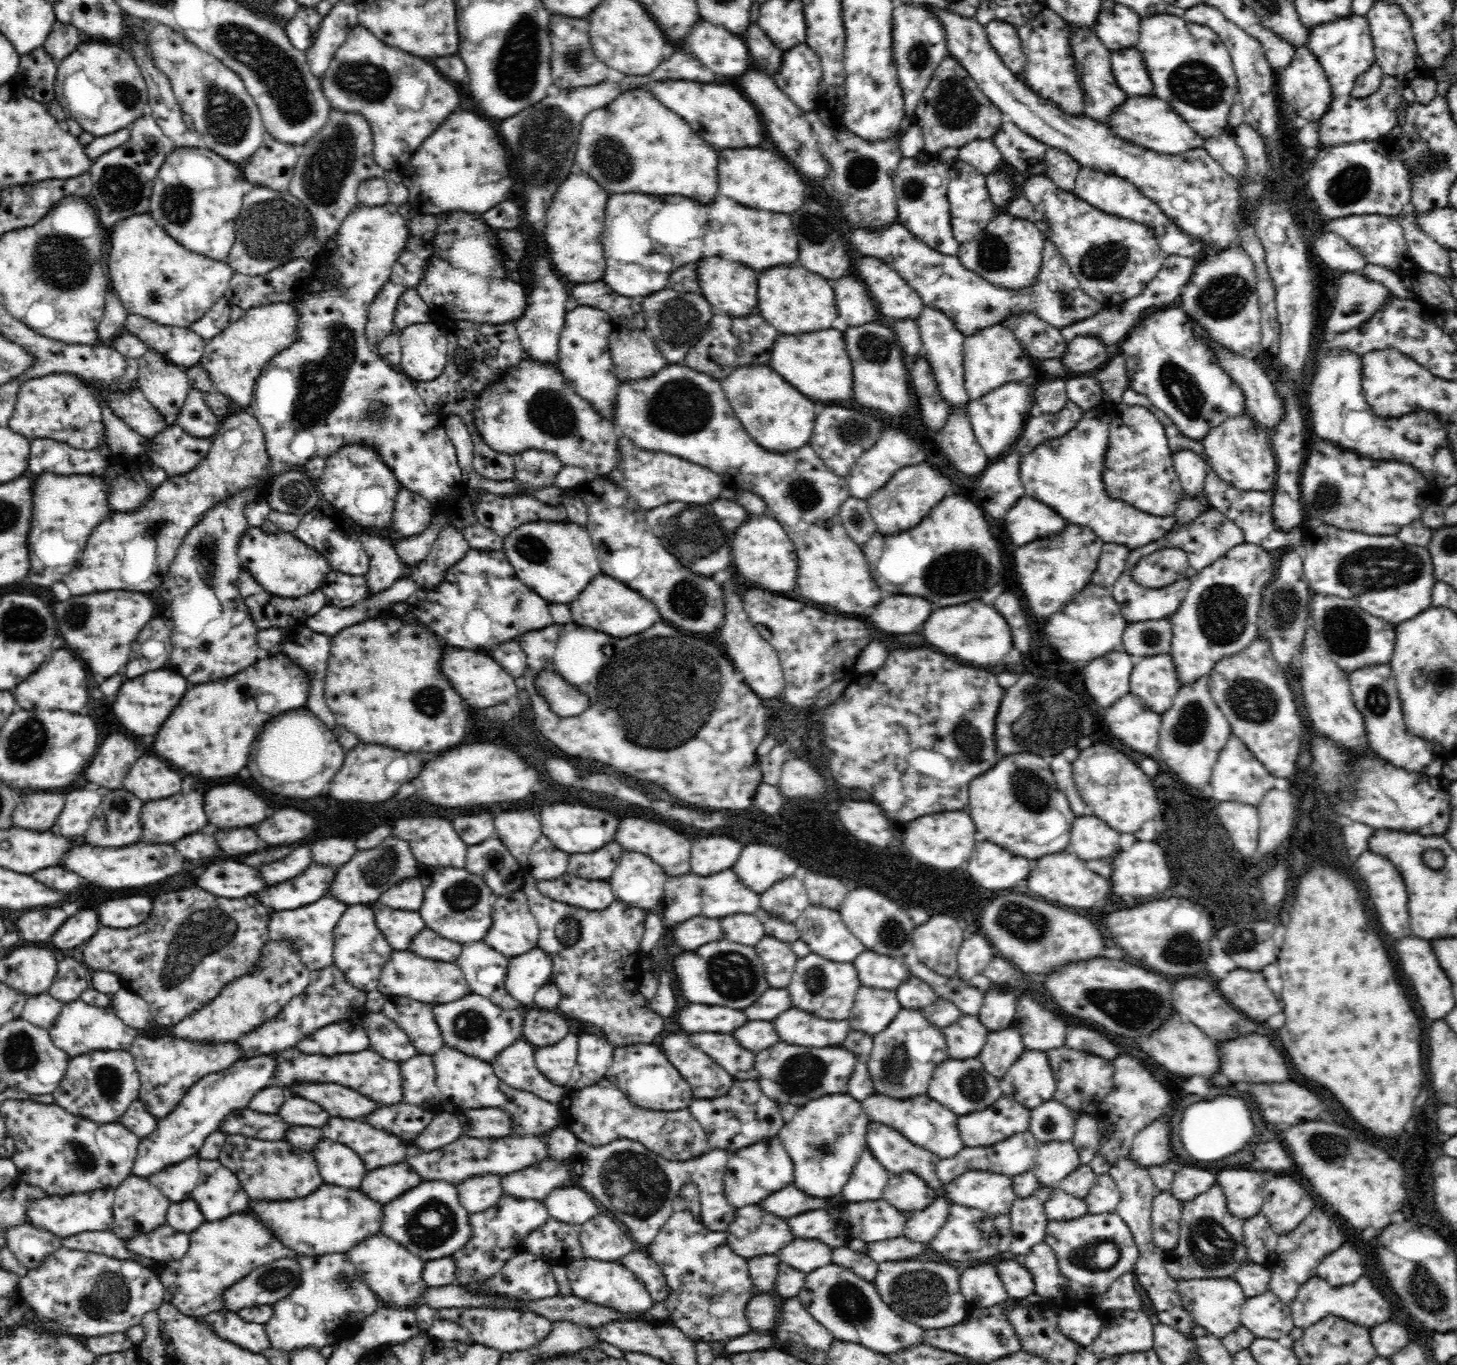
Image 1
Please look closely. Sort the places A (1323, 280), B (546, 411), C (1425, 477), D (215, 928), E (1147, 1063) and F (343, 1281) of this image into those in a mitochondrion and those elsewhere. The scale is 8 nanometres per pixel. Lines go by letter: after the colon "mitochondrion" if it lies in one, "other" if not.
A: other
B: mitochondrion
C: other
D: mitochondrion
E: other
F: mitochondrion

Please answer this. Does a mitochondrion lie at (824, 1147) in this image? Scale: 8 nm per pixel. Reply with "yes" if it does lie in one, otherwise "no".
yes

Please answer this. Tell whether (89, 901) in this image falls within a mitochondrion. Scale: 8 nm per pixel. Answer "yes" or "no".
no

